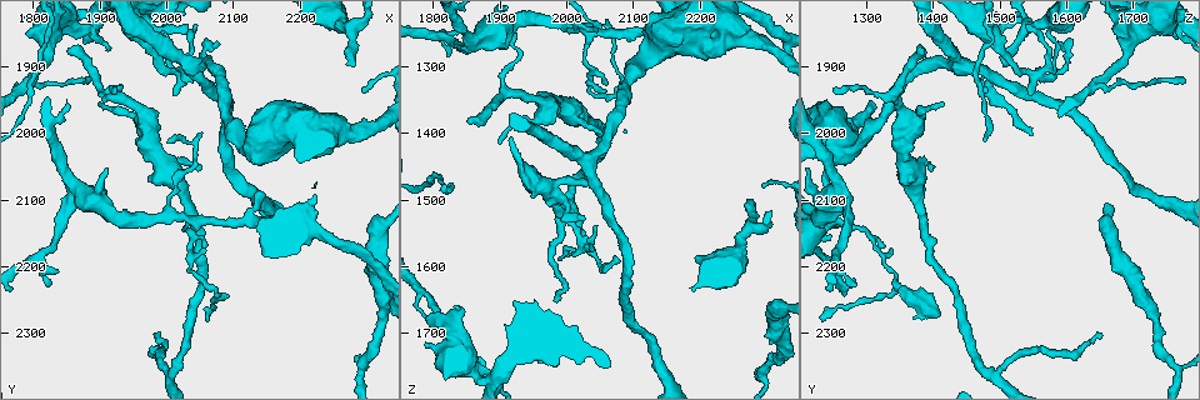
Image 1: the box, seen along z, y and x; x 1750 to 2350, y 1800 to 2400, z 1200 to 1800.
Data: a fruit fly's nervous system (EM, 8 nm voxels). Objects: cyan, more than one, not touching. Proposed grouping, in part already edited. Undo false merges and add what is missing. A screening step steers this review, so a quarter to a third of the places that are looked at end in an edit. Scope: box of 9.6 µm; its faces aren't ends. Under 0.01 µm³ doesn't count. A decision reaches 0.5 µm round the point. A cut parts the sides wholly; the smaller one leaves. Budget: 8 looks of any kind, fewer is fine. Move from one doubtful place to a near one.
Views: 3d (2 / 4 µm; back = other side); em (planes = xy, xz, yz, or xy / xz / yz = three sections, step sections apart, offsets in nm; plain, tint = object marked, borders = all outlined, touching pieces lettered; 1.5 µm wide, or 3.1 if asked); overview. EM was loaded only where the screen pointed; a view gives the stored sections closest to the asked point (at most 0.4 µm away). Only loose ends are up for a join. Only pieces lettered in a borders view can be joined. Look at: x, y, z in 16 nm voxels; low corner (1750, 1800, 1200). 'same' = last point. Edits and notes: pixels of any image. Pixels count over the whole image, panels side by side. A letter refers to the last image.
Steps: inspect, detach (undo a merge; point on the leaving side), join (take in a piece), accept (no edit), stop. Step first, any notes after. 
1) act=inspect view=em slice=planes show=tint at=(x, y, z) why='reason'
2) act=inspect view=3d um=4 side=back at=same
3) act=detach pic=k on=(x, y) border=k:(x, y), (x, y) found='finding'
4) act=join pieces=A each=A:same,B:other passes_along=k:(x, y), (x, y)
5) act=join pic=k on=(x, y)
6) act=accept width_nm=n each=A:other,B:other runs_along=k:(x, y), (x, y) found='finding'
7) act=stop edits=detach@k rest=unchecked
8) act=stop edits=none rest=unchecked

act=inspect view=3d um=4 at=(2280, 2000, 1255) why='thin arm on a thick one'

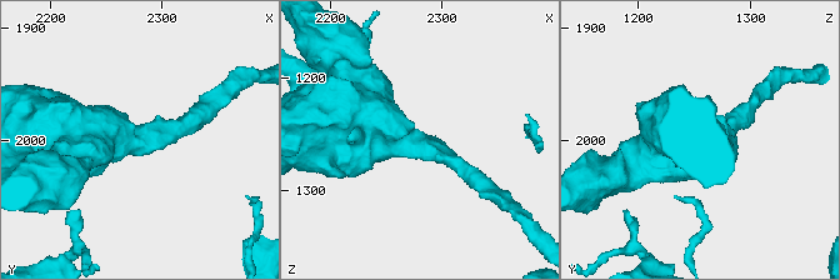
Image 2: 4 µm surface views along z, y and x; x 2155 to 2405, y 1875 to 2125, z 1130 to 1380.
act=inspect view=em slice=planes show=borders at=(2280, 2002, 1258)

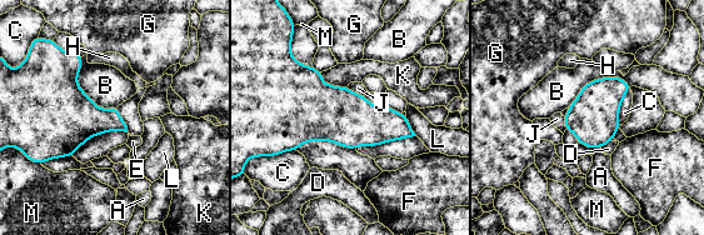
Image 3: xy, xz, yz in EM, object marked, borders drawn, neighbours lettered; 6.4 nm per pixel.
act=accept width_nm=180 each=A:other,B:other,C:other,D:other,E:other,F:other,G:other,H:other,J:other,K:other,L:other,M:other border=3:(81, 56), (78, 85), (116, 106) found='continuous, no second neuron'

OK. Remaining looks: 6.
act=inspect view=em slice=planes show=borders at=(2280, 1900, 1510) why='free end'

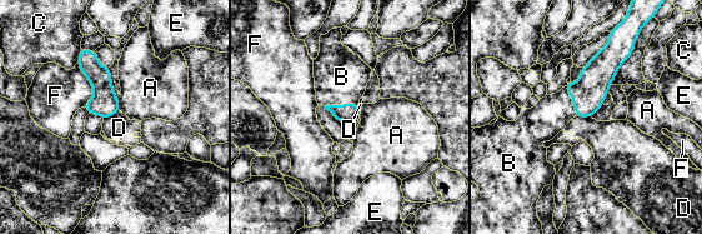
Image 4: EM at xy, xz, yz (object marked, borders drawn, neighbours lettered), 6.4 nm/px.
act=join pieces=B each=A:other,B:same,C:other,D:other,E:other,F:other passes_along=4:(346, 114), (340, 105), (341, 76) found='it goes on there'

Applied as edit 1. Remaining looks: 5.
act=inspect view=overview

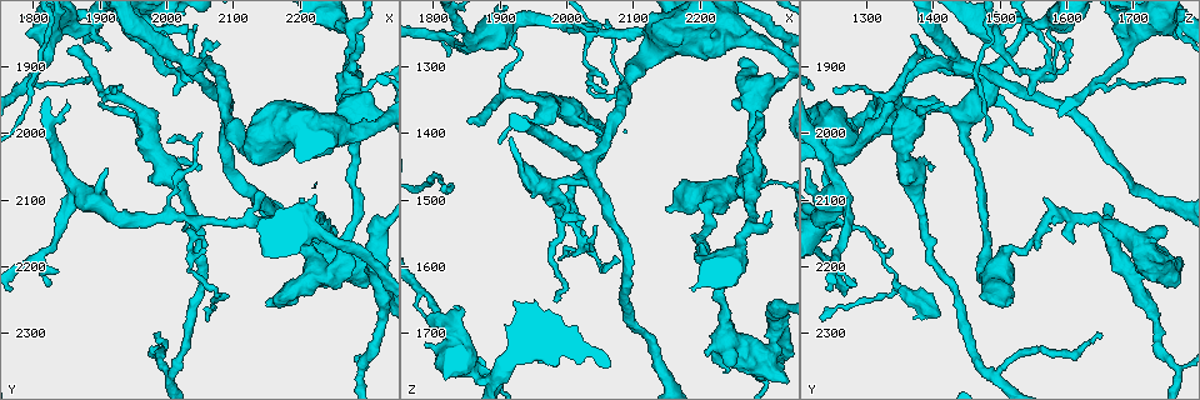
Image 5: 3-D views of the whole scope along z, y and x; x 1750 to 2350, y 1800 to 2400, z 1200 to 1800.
act=inspect view=em slice=xy step=8 show=borders at=(1855, 1870, 1385) why='branch stops here'

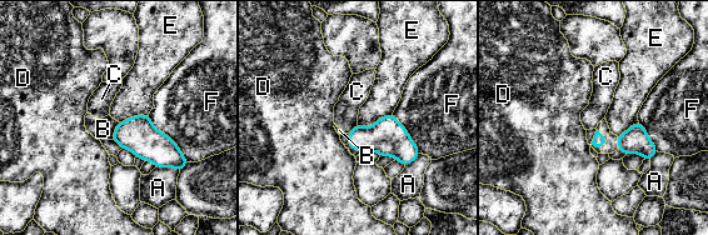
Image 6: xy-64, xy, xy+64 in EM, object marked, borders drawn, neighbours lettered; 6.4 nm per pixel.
act=accept each=A:other,B:other,C:other,D:other,E:other,F:other border=6:(357, 123), (348, 134) found='no lettered piece goes on from it'

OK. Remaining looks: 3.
act=stop edits=join@4 rest=unchecked

